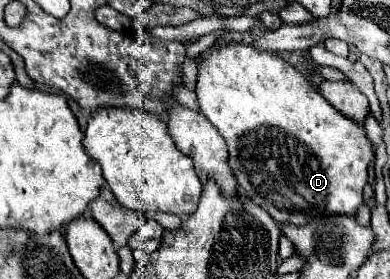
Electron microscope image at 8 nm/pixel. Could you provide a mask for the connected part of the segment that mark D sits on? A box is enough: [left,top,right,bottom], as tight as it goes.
[195,41,373,225]

